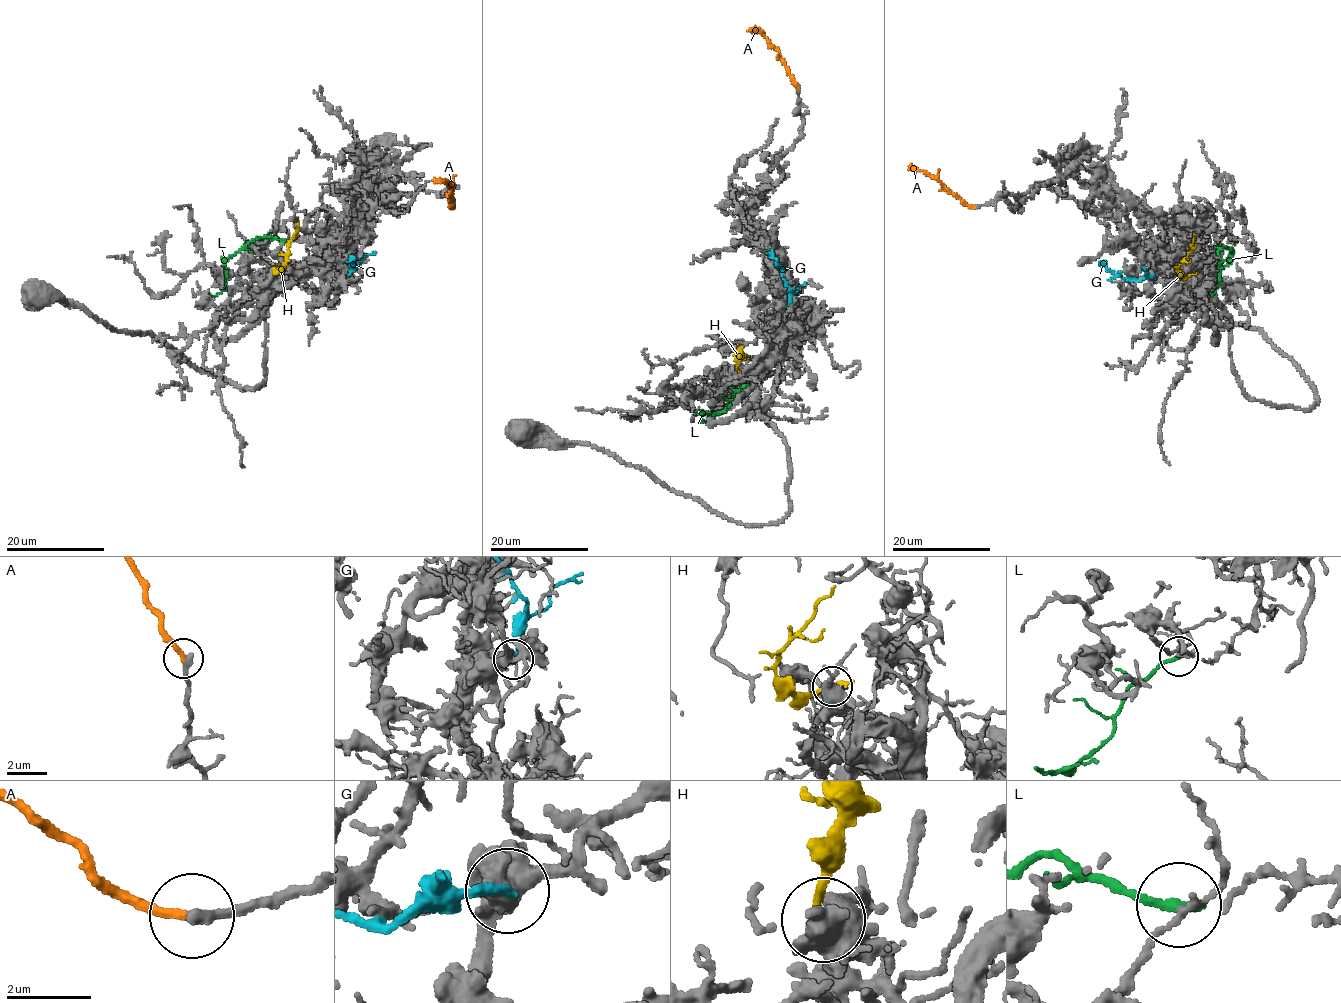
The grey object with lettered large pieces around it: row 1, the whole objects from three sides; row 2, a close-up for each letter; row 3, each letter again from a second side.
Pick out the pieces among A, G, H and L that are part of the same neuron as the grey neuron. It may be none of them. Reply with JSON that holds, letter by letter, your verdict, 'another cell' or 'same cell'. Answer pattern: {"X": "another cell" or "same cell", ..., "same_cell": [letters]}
{"A": "same cell", "G": "another cell", "H": "another cell", "L": "another cell", "same_cell": ["A"]}

